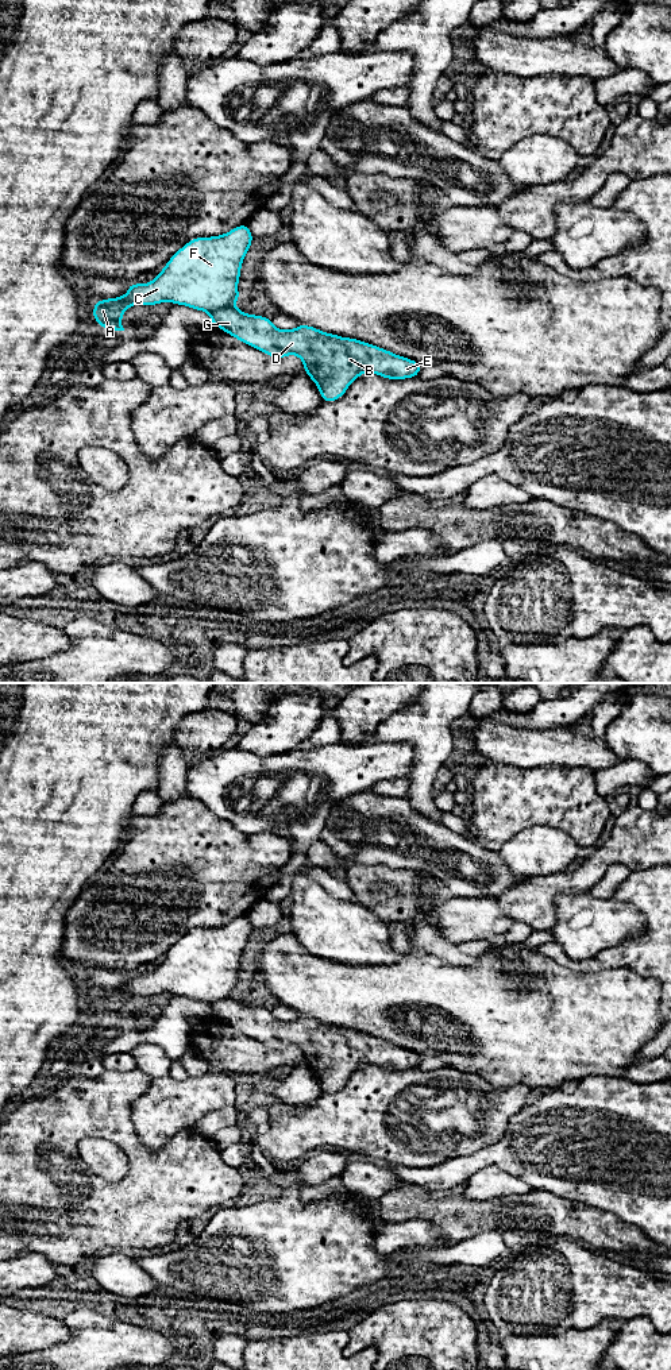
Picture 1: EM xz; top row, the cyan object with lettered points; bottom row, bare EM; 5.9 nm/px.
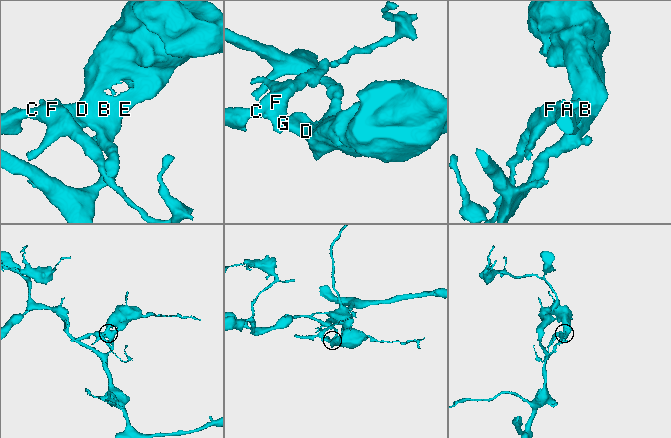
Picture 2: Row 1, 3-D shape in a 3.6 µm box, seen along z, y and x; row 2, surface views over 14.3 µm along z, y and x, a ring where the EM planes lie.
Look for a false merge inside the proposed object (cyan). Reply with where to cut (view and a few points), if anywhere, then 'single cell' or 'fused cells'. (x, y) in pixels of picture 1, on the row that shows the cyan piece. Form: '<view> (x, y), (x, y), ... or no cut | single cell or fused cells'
xz (231, 304), (218, 309), (211, 316) | fused cells

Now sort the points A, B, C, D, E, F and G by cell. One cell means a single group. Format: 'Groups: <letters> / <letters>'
Groups: A C F / B D E G

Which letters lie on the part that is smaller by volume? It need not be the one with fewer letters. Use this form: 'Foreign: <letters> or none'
Foreign: A, C, F

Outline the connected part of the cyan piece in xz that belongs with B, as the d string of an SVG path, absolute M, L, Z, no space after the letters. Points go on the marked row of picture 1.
M234 305L215 312L211 323L271 358L297 355L323 402L343 397L348 386L365 373L401 381L416 378L423 368L419 362L385 348L305 324L289 331L278 329L271 319L247 314Z

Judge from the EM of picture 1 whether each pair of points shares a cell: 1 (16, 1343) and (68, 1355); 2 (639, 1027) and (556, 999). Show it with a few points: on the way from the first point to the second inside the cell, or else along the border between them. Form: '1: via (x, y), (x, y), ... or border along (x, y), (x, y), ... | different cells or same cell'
1: border along (70, 1332), (64, 1342), (14, 1355) | different cells
2: via (619, 1019), (577, 1019) | same cell

